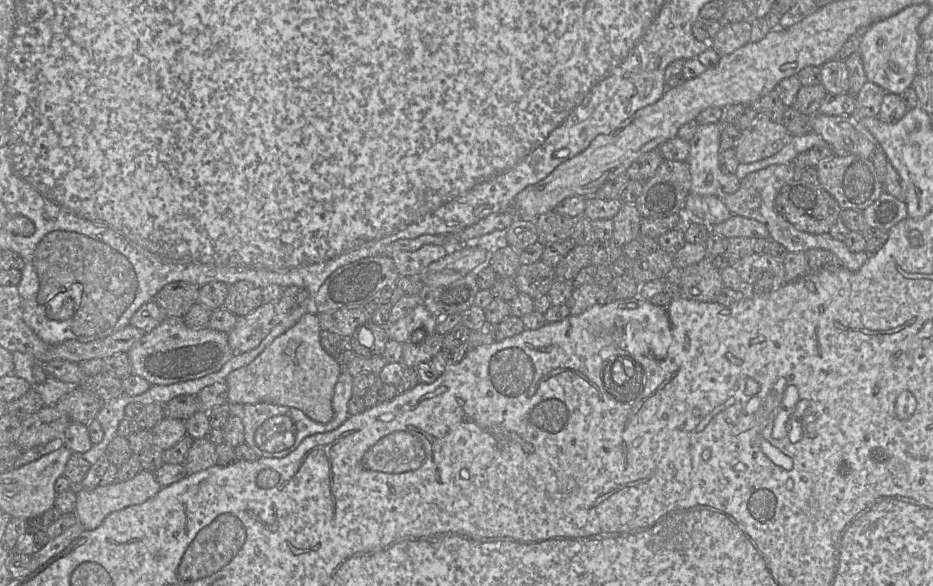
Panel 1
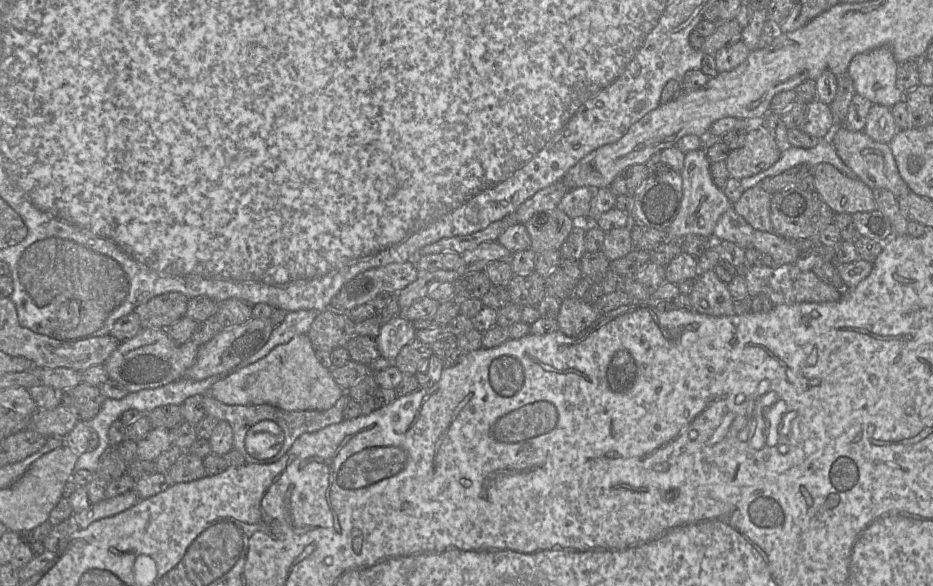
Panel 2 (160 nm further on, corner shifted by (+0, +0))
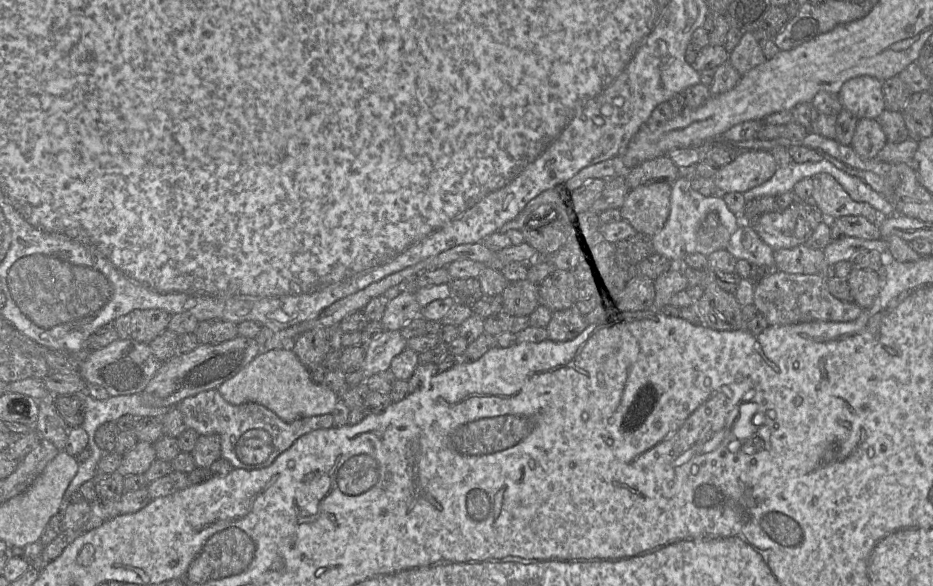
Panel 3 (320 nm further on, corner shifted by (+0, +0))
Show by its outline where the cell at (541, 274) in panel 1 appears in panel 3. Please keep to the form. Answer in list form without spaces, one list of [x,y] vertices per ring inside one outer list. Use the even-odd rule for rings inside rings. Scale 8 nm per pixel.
[[[526,280],[508,282],[502,294],[503,310],[511,316],[527,316],[539,306],[538,285]]]

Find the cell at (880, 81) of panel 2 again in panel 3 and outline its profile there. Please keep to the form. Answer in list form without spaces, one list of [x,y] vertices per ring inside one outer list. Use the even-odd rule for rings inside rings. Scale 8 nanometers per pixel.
[[[871,76],[855,77],[842,85],[837,98],[858,120],[877,119],[885,110],[882,83]]]

